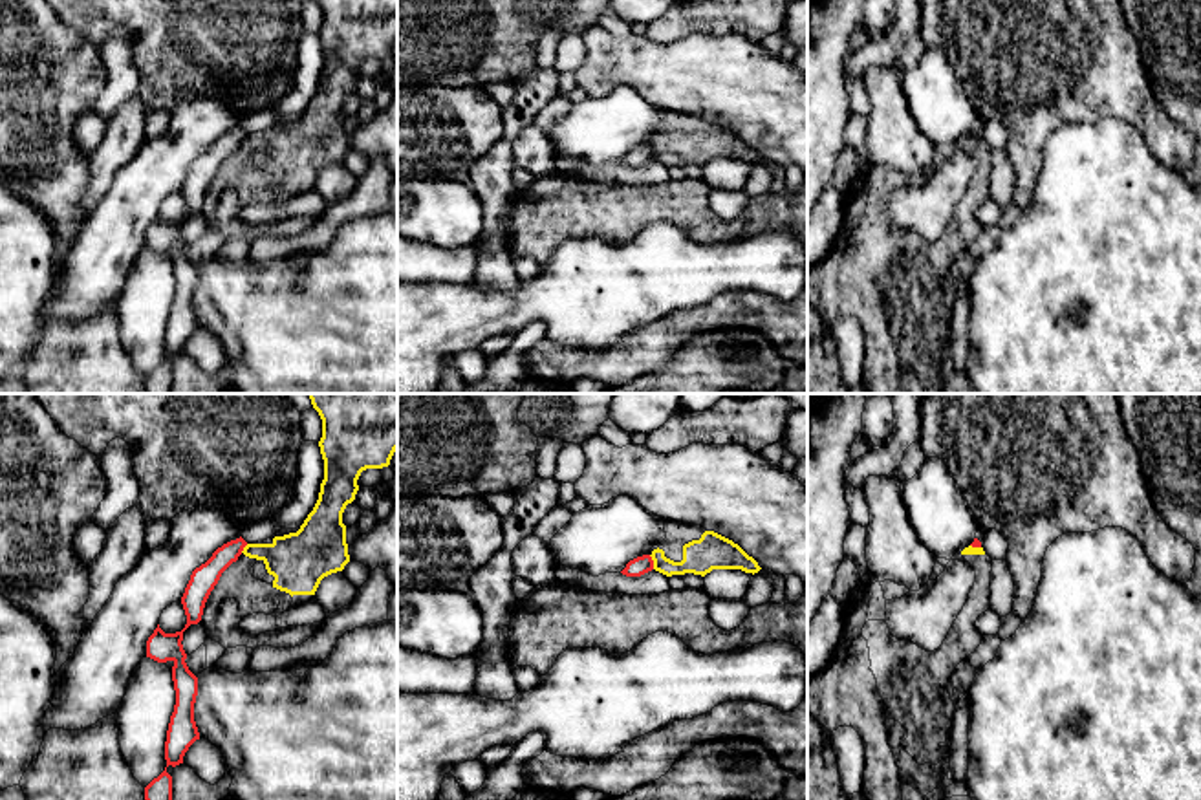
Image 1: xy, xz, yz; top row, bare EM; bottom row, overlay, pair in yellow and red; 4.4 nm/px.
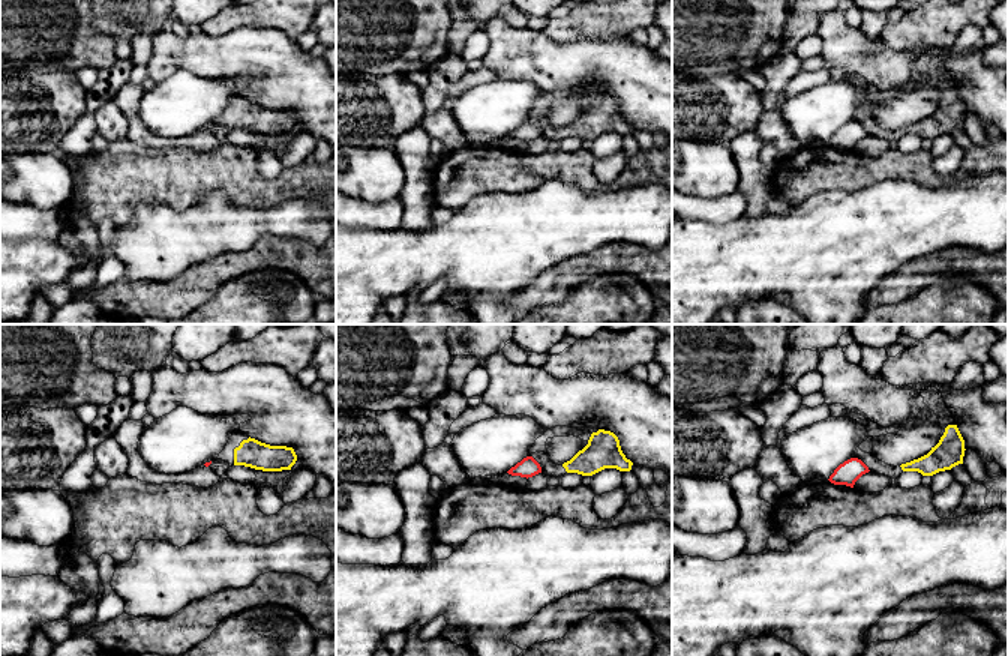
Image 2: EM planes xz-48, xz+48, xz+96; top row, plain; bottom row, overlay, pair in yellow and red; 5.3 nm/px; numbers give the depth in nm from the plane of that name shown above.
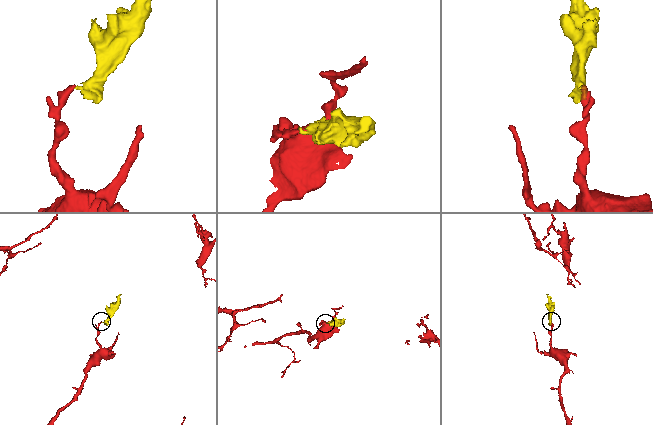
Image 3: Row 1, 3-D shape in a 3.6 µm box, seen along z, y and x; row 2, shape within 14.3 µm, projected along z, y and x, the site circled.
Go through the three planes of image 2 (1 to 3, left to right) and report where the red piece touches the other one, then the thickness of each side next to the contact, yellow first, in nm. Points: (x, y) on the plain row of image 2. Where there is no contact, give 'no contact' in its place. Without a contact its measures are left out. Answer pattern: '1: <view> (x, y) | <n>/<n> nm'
1: no contact
2: no contact
3: no contact

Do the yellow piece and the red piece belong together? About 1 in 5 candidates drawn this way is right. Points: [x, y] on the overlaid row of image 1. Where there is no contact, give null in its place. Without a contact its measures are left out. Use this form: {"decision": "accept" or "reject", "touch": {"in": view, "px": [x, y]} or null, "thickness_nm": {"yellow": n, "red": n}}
{"decision": "reject", "touch": {"in": "xz", "px": [654, 562]}, "thickness_nm": {"yellow": 160, "red": 80}}

